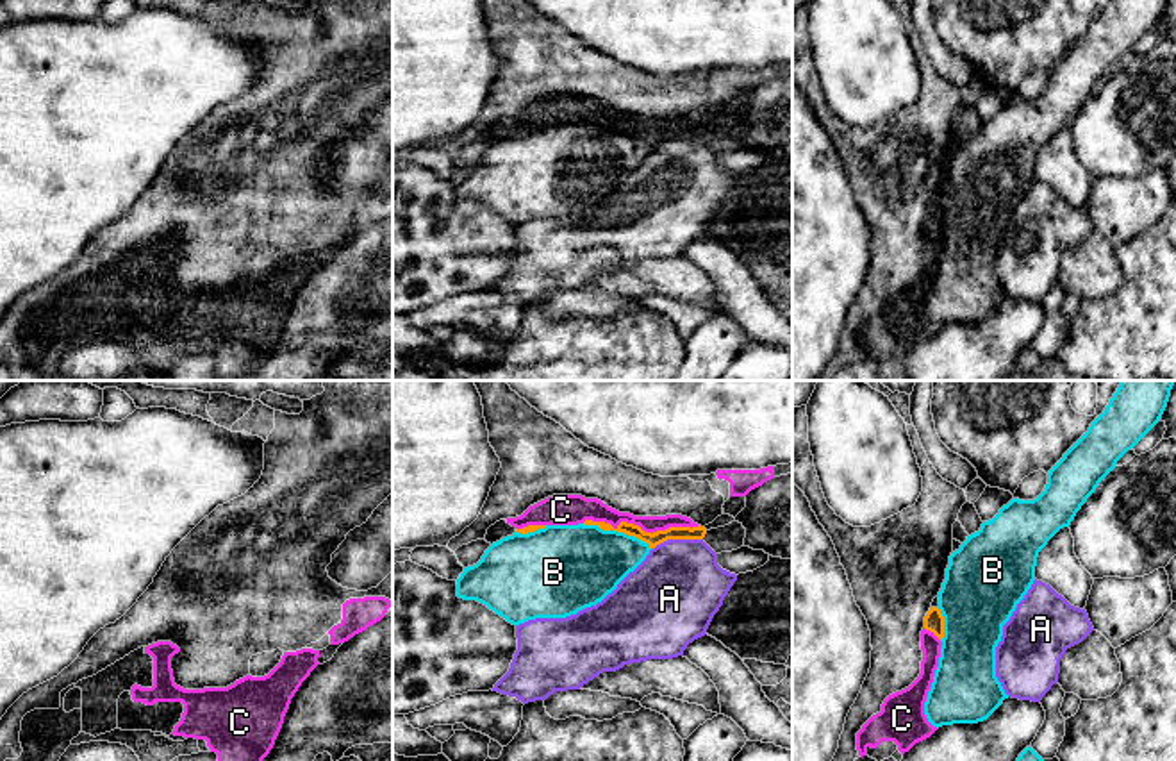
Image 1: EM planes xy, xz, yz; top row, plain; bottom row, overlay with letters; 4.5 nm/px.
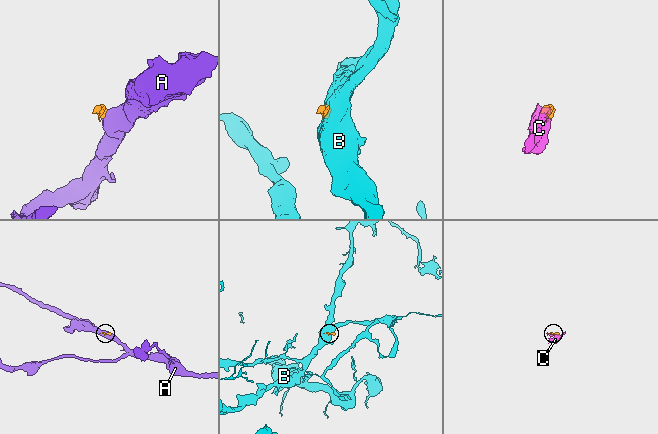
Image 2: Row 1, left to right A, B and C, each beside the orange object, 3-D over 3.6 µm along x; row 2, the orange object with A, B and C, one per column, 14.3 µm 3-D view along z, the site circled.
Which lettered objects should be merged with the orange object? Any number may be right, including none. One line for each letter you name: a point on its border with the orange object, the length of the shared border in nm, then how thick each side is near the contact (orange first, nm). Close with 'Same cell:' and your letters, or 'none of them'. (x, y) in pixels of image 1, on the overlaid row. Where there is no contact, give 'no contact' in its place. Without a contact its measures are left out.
C: contact xz (639, 527); length 550 nm; calibres 60 and 100 nm
Same cell: C

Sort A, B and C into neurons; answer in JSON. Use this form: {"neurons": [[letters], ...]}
{"neurons": [["A"], ["B"], ["C"]]}

